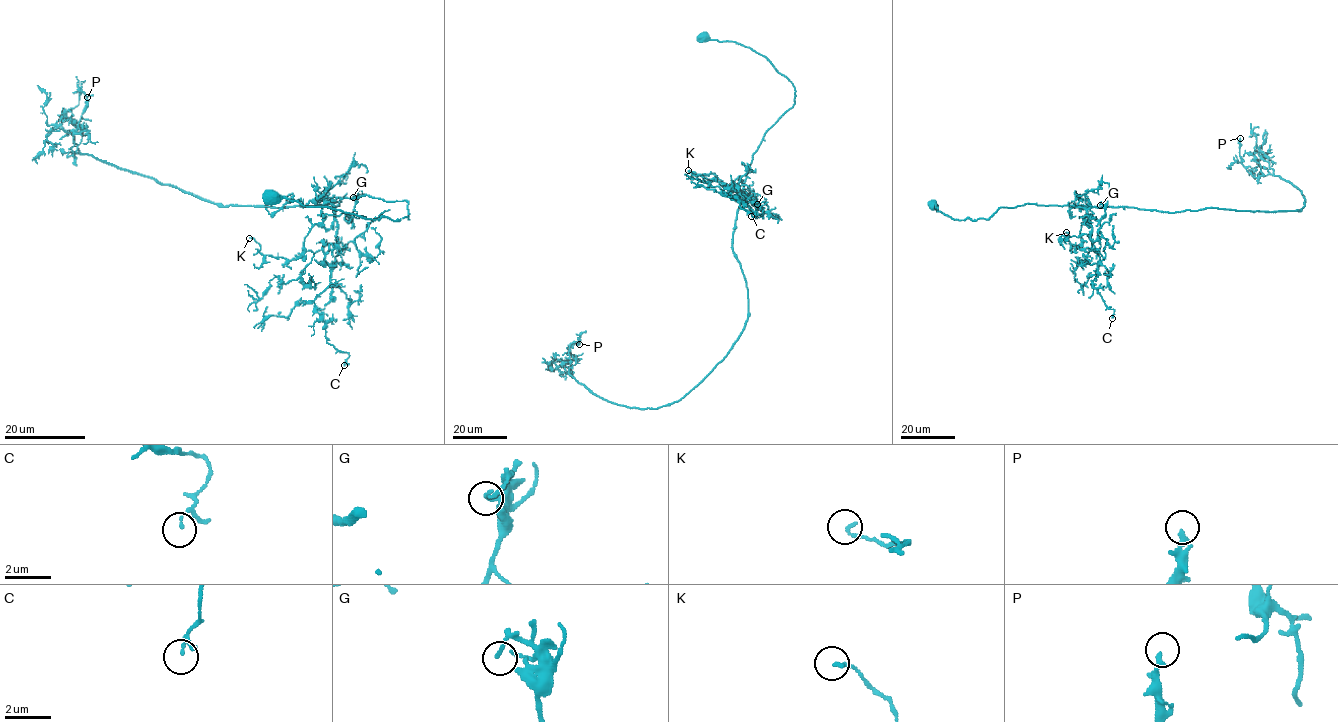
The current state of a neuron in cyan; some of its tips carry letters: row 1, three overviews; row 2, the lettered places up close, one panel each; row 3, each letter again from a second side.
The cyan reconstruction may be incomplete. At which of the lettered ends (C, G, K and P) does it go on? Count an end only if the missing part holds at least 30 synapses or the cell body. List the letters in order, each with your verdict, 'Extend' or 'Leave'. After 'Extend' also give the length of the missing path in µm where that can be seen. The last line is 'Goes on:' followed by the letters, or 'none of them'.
C: Leave
G: Leave
K: Leave
P: Leave
Goes on: none of them

